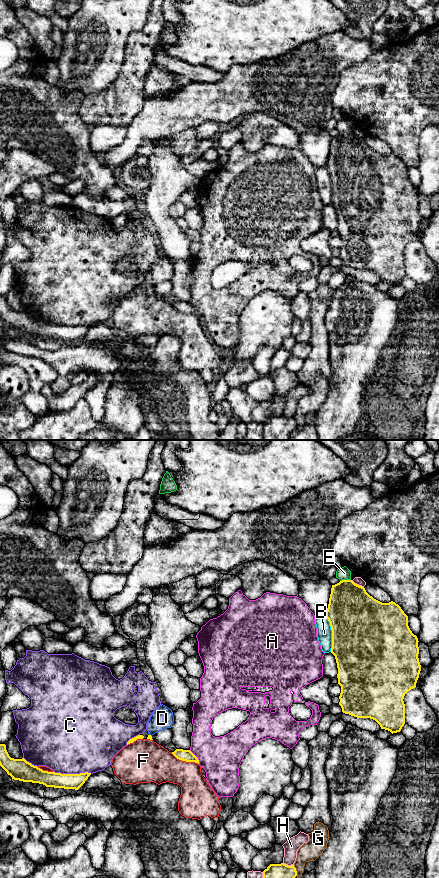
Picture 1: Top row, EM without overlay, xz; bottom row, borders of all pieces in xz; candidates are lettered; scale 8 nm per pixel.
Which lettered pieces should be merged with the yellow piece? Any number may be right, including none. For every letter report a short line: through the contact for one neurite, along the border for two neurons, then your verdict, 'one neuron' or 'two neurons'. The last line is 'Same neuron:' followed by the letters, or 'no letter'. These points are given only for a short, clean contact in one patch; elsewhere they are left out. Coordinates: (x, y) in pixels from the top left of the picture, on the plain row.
A: two neurons
B: two neurons
C: two neurons
D: line xz (149, 286), (151, 288); two neurons
E: two neurons
F: two neurons
G: two neurons
H: two neurons
Same neuron: no letter

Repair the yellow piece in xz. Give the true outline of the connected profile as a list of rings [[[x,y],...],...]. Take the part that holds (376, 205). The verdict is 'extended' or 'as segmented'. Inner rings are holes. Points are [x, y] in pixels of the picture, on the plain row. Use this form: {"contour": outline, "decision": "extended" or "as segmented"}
{"contour": [[[342,132],[332,137],[325,166],[332,182],[331,205],[338,220],[338,236],[341,238],[339,257],[342,264],[357,270],[370,270],[392,286],[400,284],[405,276],[404,248],[416,239],[421,223],[418,206],[418,190],[408,178],[408,168],[395,154],[382,155],[370,148],[364,139],[352,132]]], "decision": "as segmented"}

